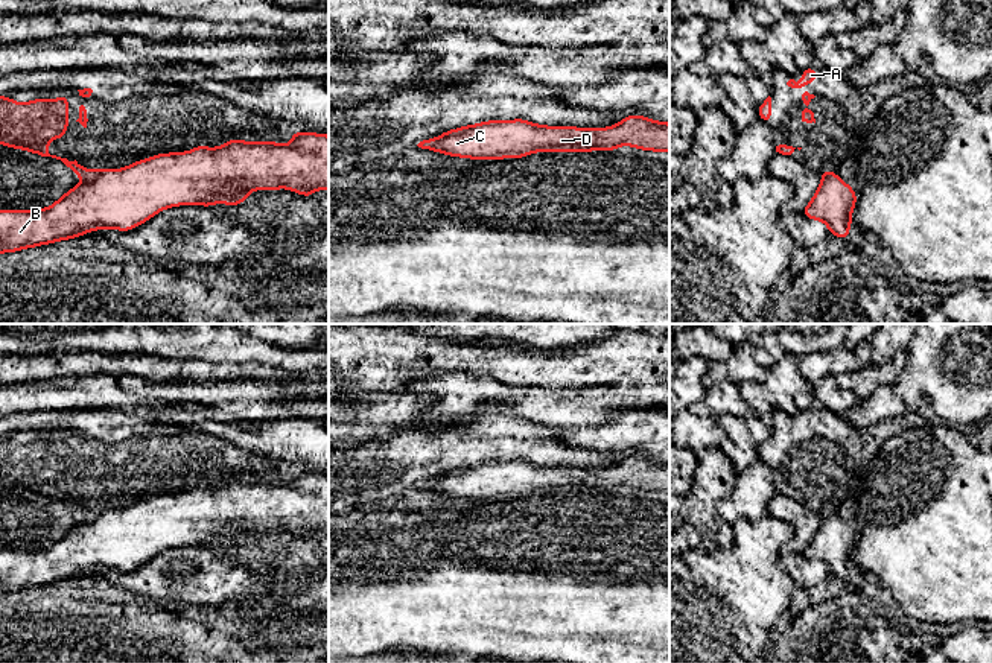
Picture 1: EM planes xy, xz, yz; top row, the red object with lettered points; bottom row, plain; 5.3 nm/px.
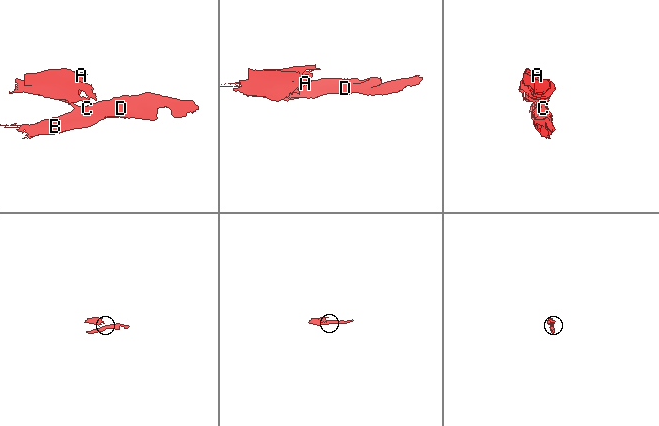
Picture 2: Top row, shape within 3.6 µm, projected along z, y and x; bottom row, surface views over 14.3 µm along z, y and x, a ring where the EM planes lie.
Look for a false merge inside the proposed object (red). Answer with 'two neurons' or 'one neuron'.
two neurons

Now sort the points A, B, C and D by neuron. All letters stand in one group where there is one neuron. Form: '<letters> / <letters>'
A / B C D

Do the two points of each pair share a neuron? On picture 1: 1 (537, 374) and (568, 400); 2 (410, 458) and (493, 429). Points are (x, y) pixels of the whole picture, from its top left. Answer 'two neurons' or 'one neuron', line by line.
1: two neurons
2: one neuron

